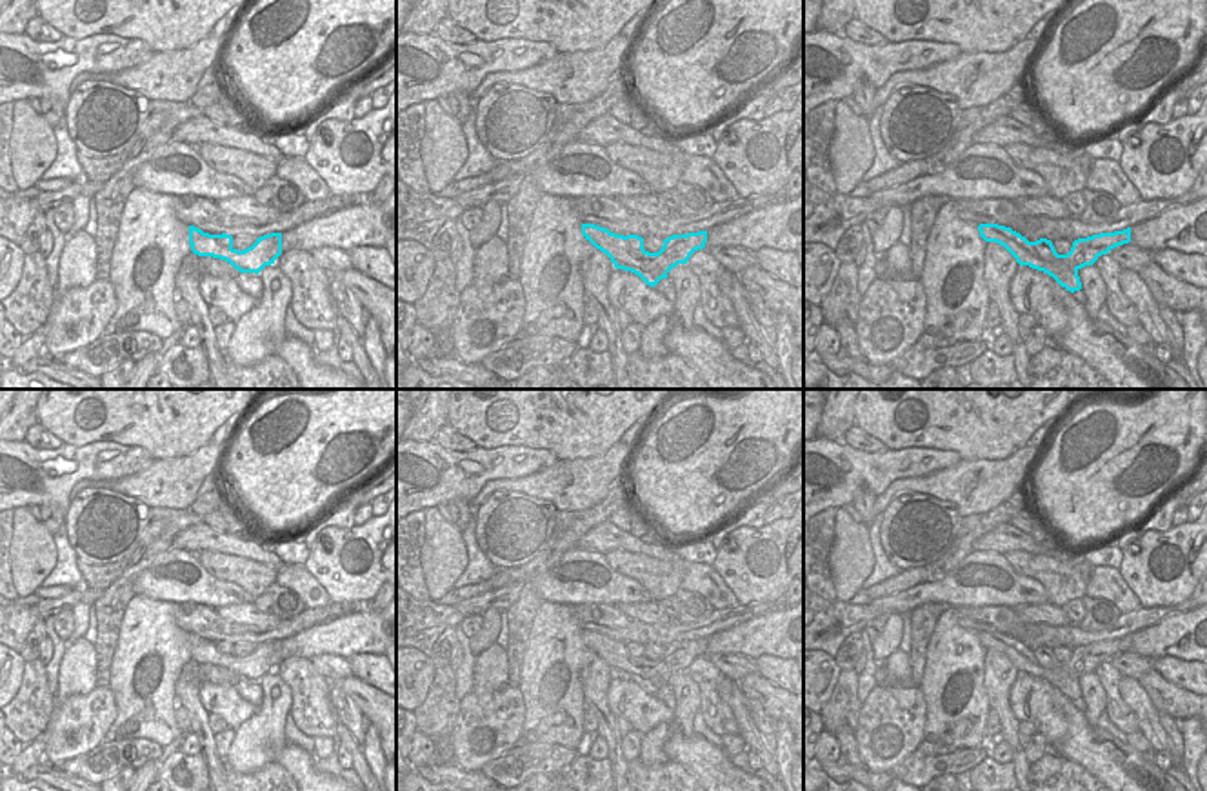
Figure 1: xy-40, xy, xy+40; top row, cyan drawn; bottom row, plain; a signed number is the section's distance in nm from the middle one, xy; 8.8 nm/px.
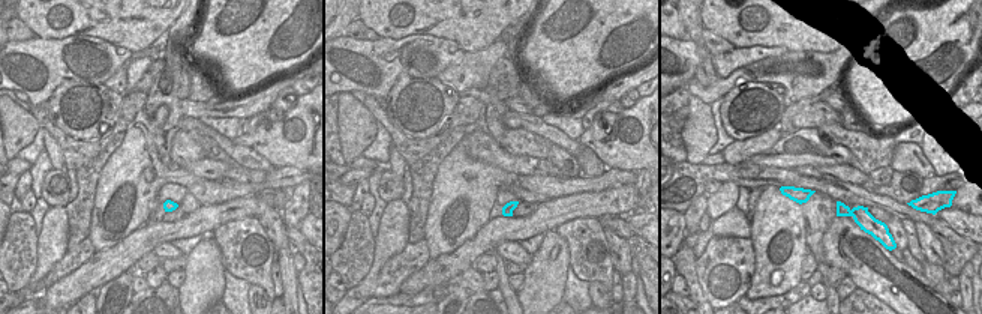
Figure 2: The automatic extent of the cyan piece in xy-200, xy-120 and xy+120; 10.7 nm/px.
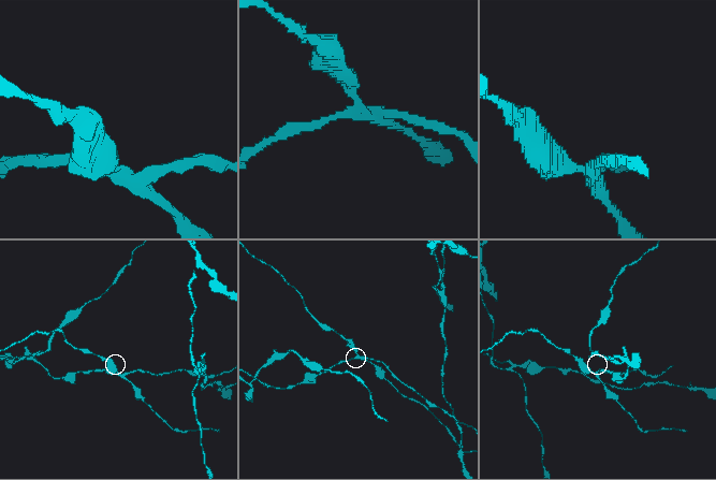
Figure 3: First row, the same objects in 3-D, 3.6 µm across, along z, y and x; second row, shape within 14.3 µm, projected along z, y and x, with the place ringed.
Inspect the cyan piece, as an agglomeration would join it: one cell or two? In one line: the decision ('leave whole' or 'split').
split

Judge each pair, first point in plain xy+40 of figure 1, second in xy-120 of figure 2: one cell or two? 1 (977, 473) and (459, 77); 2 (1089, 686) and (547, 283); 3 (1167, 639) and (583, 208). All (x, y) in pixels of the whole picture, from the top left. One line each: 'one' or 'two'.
1: one
2: one
3: one

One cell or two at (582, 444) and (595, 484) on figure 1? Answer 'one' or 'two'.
two

